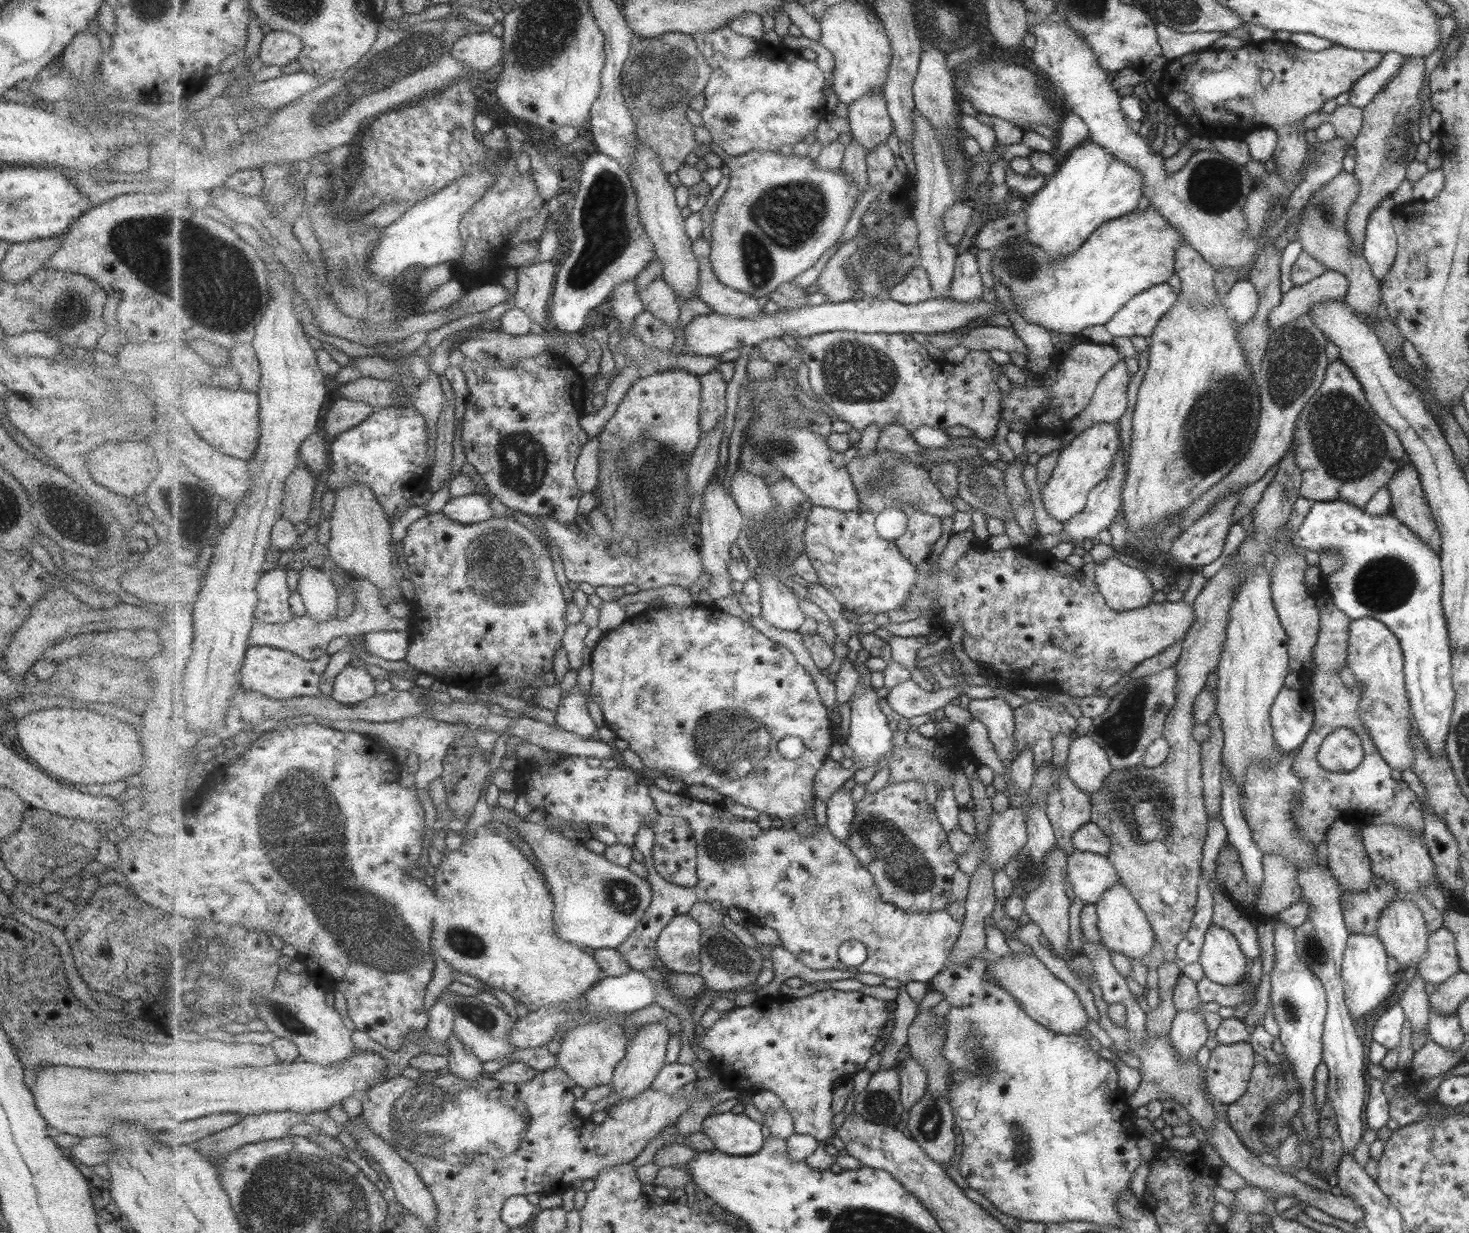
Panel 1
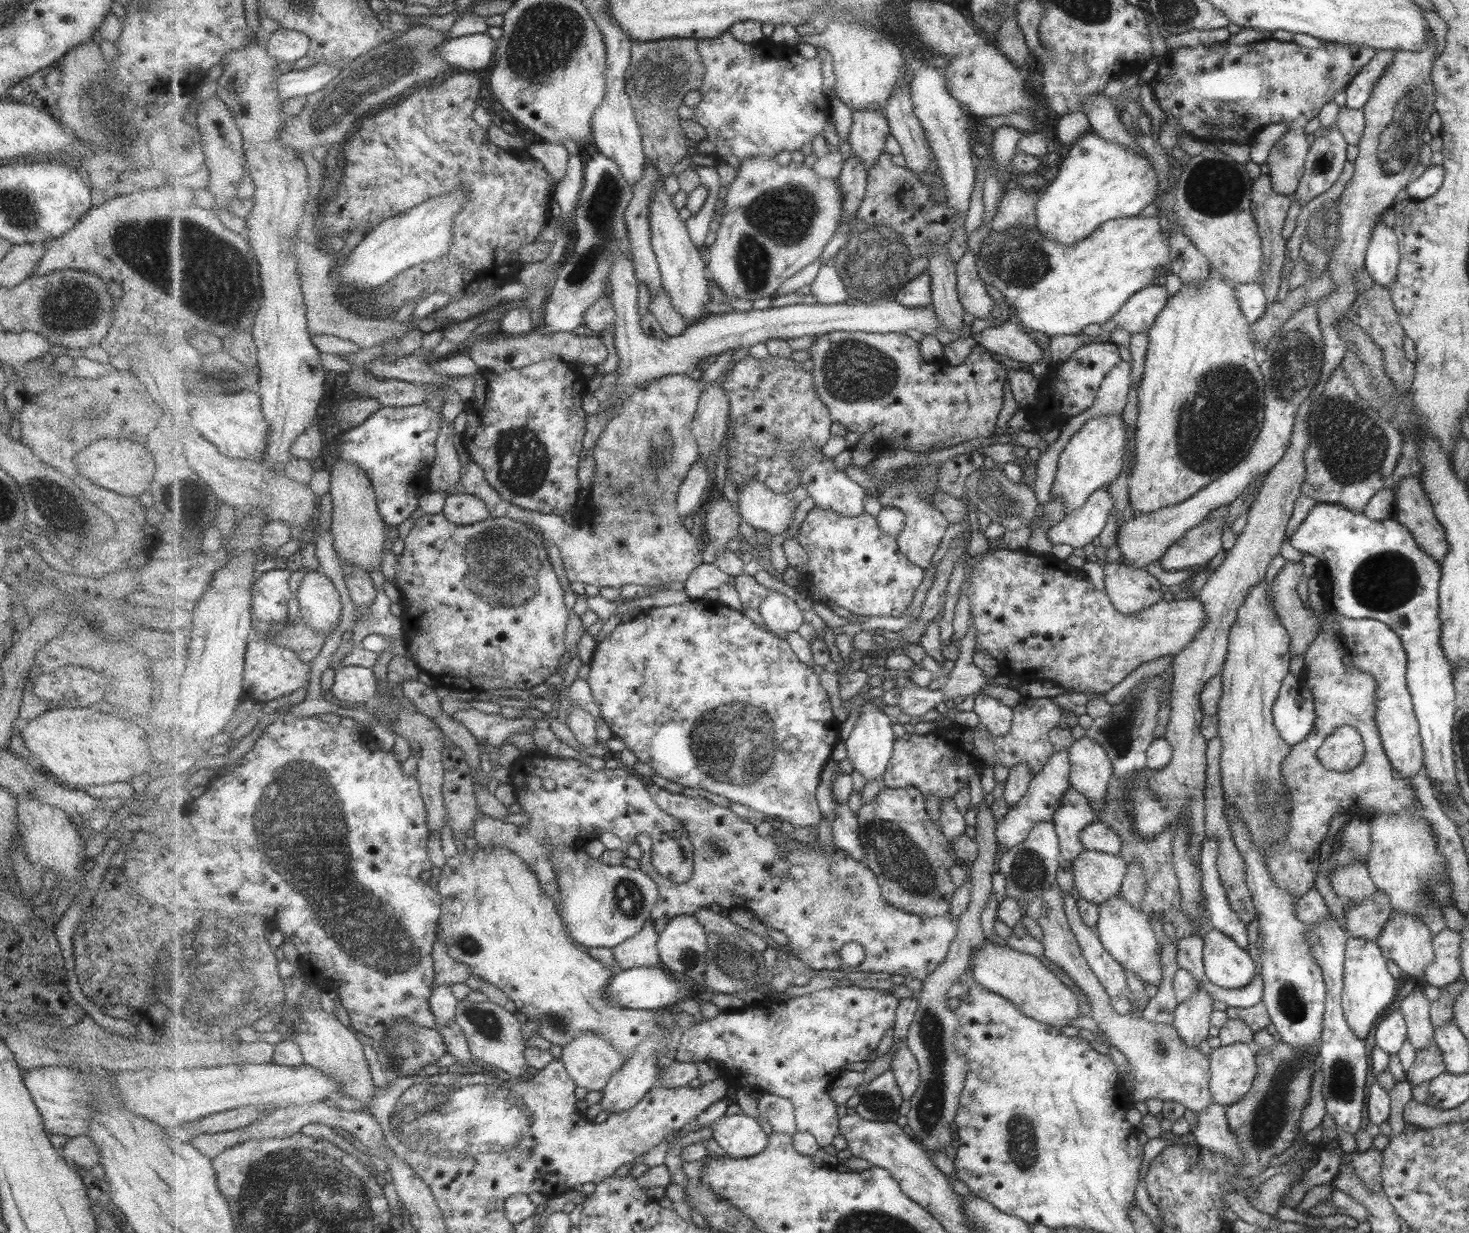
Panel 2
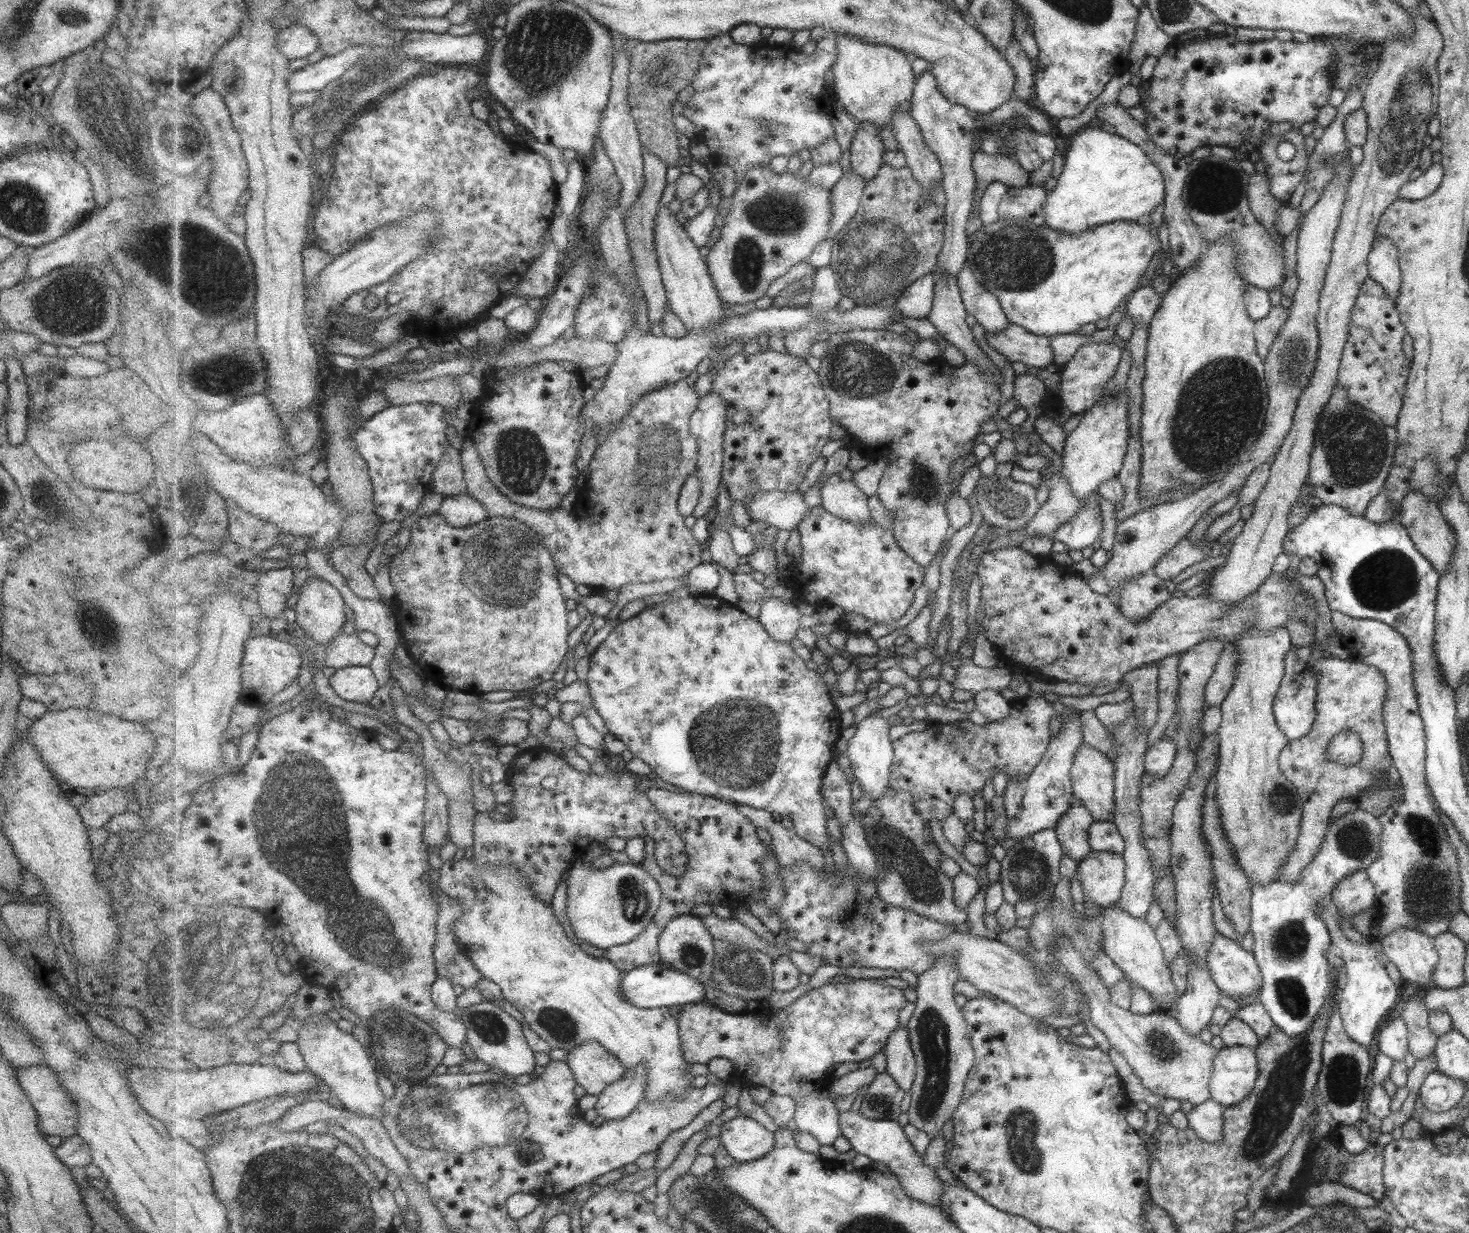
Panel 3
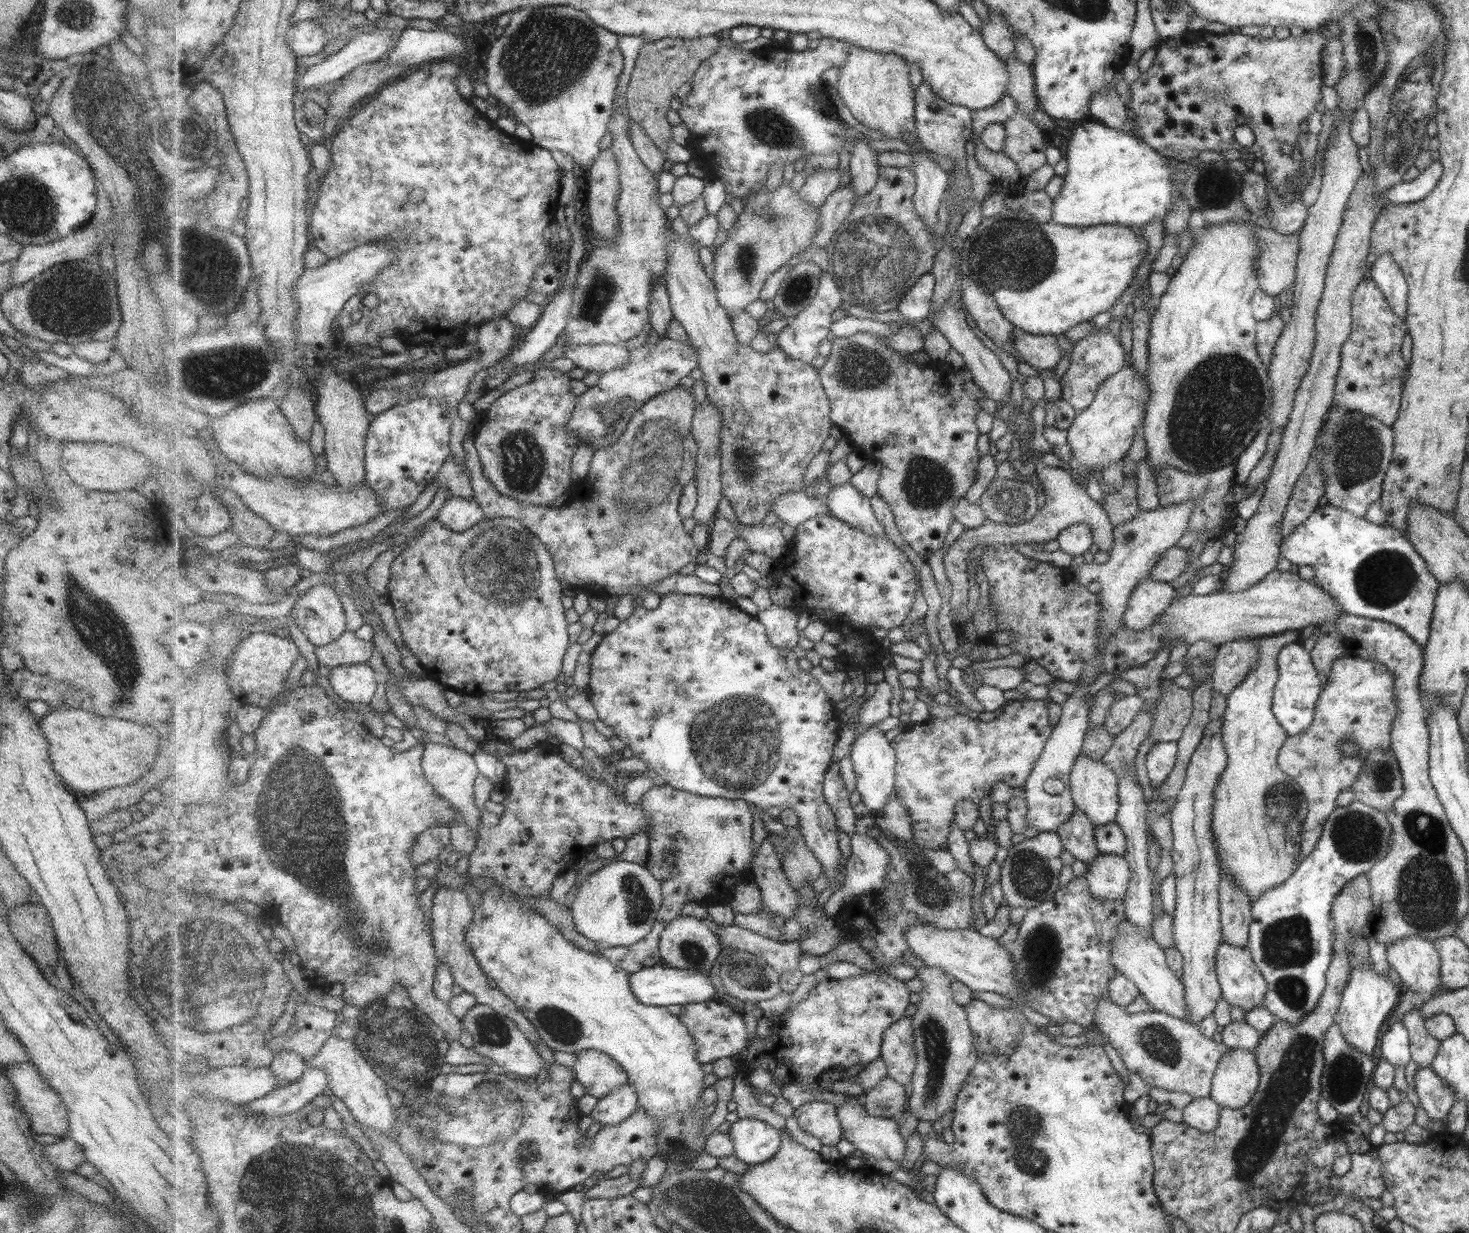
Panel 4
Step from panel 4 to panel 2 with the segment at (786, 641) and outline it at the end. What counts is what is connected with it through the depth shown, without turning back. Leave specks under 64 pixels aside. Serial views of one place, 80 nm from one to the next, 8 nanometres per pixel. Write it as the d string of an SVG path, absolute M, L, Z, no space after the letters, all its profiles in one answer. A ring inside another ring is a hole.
M771 590L771 594L761 603L759 612L769 630L781 638L786 638L787 632L797 632L805 621L795 600L789 600L789 596L777 590Z

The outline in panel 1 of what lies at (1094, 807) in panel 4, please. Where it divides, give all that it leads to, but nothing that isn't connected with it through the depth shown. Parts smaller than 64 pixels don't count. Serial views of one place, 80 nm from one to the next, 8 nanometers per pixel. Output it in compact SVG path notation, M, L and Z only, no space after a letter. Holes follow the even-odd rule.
M1087 735L1071 738L1066 756L1066 775L1089 796L1101 788L1102 778L1112 769L1106 752Z

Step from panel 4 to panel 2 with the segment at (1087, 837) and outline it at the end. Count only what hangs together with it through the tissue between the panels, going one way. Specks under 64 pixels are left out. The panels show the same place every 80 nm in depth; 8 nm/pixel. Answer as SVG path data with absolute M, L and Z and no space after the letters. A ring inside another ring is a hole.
M1067 785L1065 792L1058 800L1058 807L1055 807L1051 820L1058 838L1060 857L1070 861L1079 854L1082 848L1077 833L1091 824L1095 818L1088 800L1071 785Z

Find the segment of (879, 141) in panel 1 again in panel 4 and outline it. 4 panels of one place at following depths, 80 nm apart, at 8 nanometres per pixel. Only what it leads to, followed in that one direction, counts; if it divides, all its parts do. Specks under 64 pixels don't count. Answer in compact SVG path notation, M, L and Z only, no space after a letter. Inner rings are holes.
M858 139L851 150L849 162L851 185L858 192L858 200L871 192L880 177L879 153L873 150L869 142Z

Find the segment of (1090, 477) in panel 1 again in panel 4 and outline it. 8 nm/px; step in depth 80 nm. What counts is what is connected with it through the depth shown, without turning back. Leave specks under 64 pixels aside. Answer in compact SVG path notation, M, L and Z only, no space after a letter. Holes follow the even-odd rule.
M1132 363L1124 366L1119 372L1112 374L1107 380L1104 380L1095 393L1094 400L1083 411L1077 411L1075 418L1066 430L1067 444L1071 448L1071 458L1069 458L1068 473L1081 478L1081 489L1085 490L1089 475L1099 475L1103 469L1109 465L1117 464L1125 457L1125 454L1131 447L1133 435L1137 425L1141 425L1144 408L1148 399L1148 390L1146 387L1145 376L1138 376L1132 369Z

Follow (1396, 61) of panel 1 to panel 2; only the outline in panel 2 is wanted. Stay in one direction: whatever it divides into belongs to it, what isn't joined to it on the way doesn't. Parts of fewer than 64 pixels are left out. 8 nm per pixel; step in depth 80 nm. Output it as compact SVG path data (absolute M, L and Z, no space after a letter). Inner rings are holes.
M1376 50L1374 58L1360 70L1349 85L1346 85L1345 108L1361 109L1369 95L1371 89L1375 86L1377 79L1387 70L1387 67L1392 63L1394 51Z

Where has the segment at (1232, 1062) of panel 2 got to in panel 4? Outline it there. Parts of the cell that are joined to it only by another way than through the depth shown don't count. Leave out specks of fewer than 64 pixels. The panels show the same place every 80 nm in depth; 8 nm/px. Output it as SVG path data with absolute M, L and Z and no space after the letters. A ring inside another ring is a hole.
M1228 1049L1217 1062L1208 1096L1222 1108L1241 1108L1254 1096L1258 1078L1258 1064L1253 1052Z

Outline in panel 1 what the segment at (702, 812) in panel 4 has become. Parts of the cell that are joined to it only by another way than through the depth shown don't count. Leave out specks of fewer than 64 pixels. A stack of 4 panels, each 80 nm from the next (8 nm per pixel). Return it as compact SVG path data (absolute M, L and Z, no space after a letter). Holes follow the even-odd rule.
M653 784L650 793L654 798L656 809L661 816L680 816L686 818L693 827L698 842L698 866L700 882L695 888L687 888L678 884L667 882L659 874L654 861L654 848L656 834L651 827L643 825L638 830L636 848L646 858L644 865L648 870L648 881L653 886L654 896L650 908L646 910L646 918L639 922L638 929L619 948L617 952L625 956L627 964L635 971L655 969L655 962L659 958L658 940L663 930L671 919L679 915L687 915L690 908L701 901L715 902L719 900L725 908L741 908L747 913L749 923L773 928L781 941L783 949L786 949L805 967L812 970L839 969L857 974L875 974L883 978L895 978L902 985L909 982L930 984L937 974L940 974L947 965L949 957L961 937L962 923L955 920L948 908L940 911L927 911L914 913L903 910L894 904L888 903L882 898L878 885L873 882L874 875L870 870L860 864L847 844L840 841L825 824L812 828L807 835L802 835L794 830L772 827L763 829L752 817L743 818L732 812L719 810L717 804L705 804L692 797L669 794L661 789L661 786ZM855 940L861 942L868 952L868 959L860 966L847 966L839 960L839 948L843 942Z

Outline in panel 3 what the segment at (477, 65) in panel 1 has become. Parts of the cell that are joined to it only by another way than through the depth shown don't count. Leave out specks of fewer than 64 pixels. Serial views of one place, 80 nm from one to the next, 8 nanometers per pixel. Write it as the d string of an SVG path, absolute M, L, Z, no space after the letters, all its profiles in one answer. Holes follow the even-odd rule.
M408 32L401 42L402 53L428 63L466 66L479 64L489 52L487 38L472 33L467 36L433 34L433 32Z

